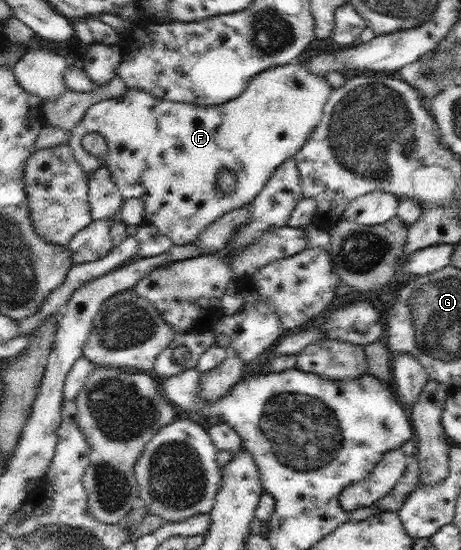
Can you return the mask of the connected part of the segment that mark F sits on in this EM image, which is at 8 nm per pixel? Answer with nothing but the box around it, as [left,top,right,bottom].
[68,61,333,245]

